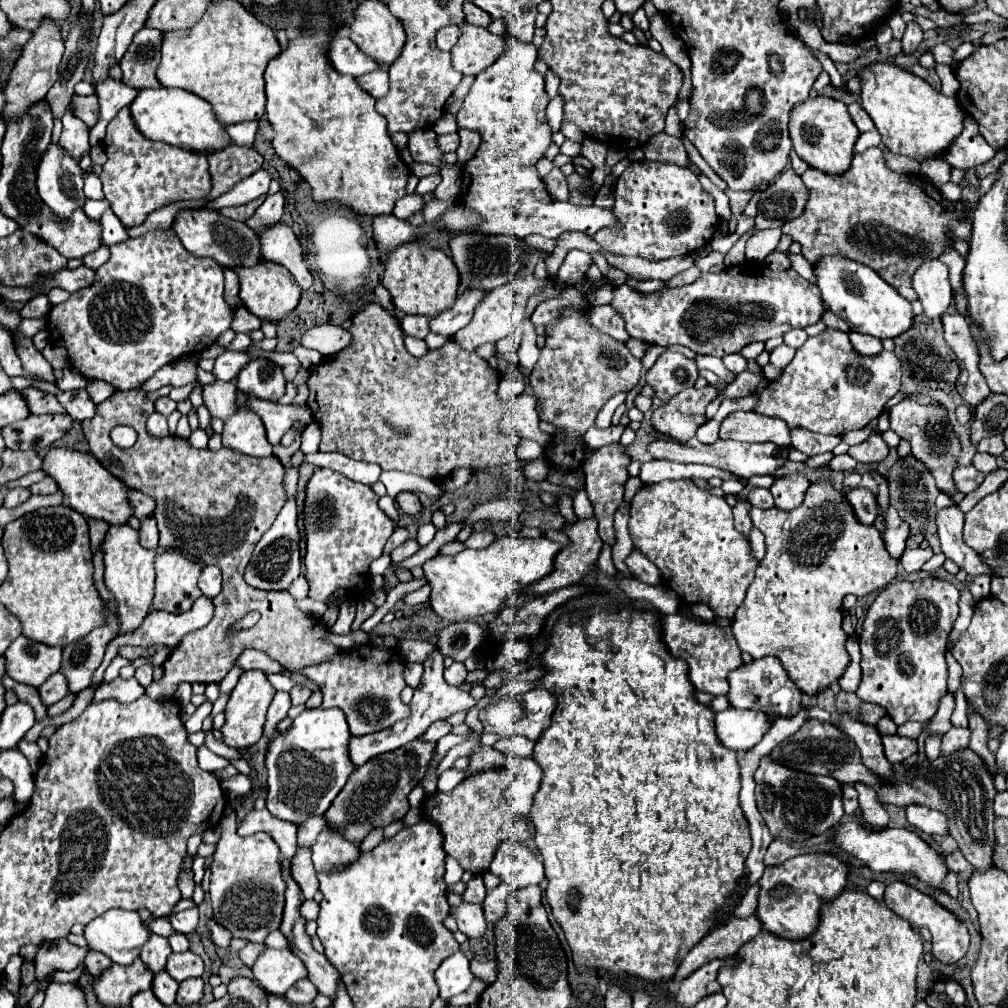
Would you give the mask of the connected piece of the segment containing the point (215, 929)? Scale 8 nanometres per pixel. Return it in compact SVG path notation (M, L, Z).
M211 920L209 928L211 928L211 934L213 934L213 942L221 948L227 948L229 942L231 942L231 932L227 932L225 928L219 928L219 924L215 924L215 920Z

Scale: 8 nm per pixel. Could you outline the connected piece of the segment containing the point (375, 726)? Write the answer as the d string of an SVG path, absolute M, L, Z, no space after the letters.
M367 644L349 652L337 652L319 664L299 670L299 674L307 676L319 686L323 694L323 708L341 708L349 722L351 734L365 736L391 728L395 722L411 716L409 706L401 702L401 690L407 686L403 670L405 660L399 652Z

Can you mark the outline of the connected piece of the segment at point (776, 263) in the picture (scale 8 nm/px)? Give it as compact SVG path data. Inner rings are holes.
M771 252L765 262L767 262L767 266L773 268L775 272L785 272L785 270L791 268L789 256L787 256L787 254L781 254L781 252Z

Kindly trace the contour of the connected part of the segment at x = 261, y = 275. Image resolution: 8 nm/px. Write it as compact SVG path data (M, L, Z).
M263 260L253 268L237 268L235 272L241 280L239 298L243 300L245 308L251 314L255 314L259 320L279 322L279 320L285 320L297 308L301 298L301 288L295 284L295 278L291 276L291 272L287 272L287 268L271 264L269 260Z

